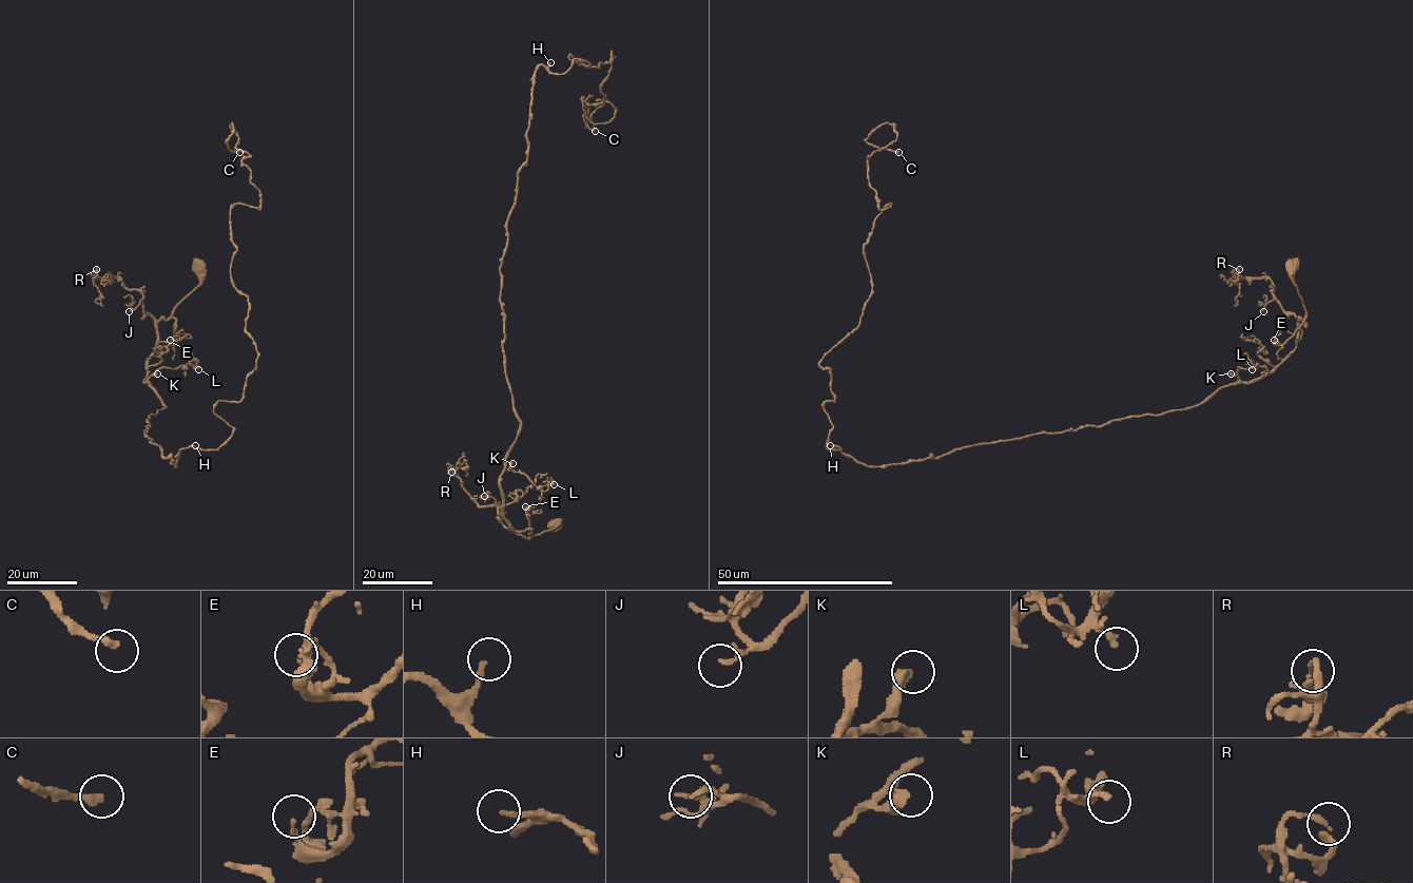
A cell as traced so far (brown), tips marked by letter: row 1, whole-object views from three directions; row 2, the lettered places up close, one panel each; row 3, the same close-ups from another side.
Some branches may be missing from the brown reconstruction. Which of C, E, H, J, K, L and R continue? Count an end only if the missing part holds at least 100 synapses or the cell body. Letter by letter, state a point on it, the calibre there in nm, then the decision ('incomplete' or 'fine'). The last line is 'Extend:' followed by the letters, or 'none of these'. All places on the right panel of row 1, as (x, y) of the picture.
C: (898, 152) | 280 nm | fine
E: (1274, 340) | 150 nm | fine
H: (830, 445) | 150 nm | incomplete
J: (1263, 311) | 170 nm | fine
K: (1231, 373) | 400 nm | fine
L: (1252, 369) | 180 nm | fine
R: (1239, 269) | 190 nm | fine
Extend: H

